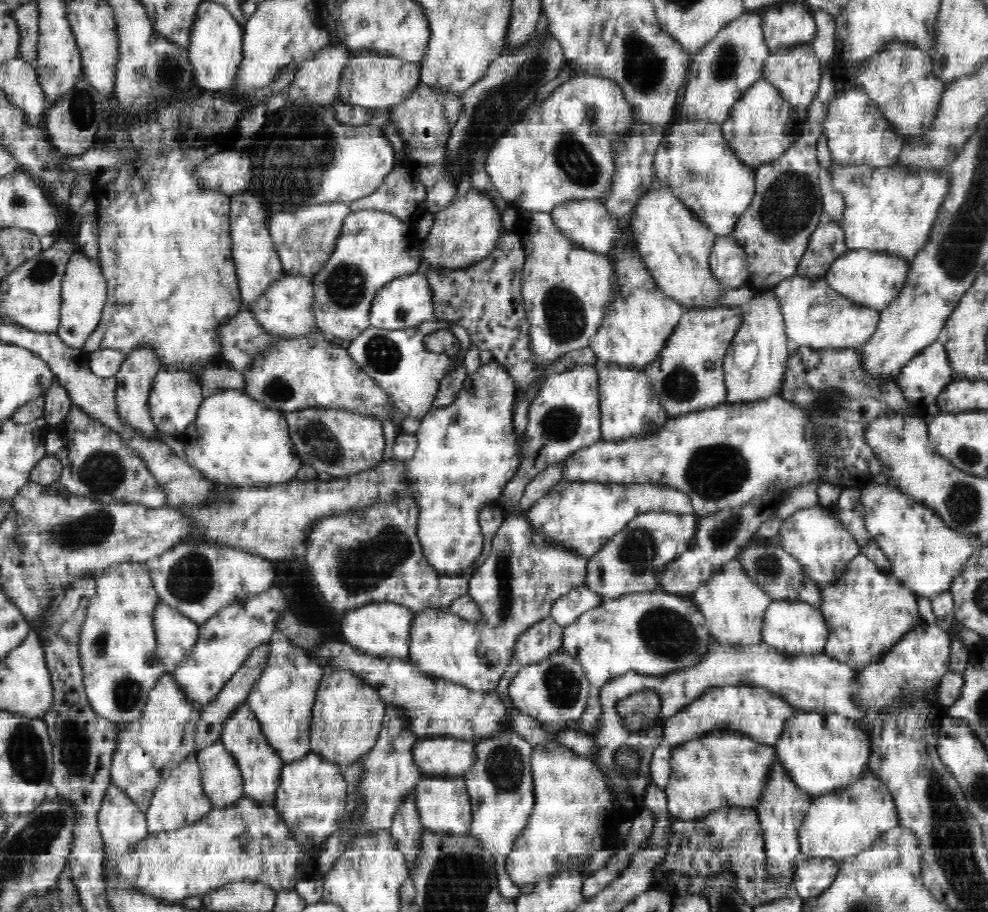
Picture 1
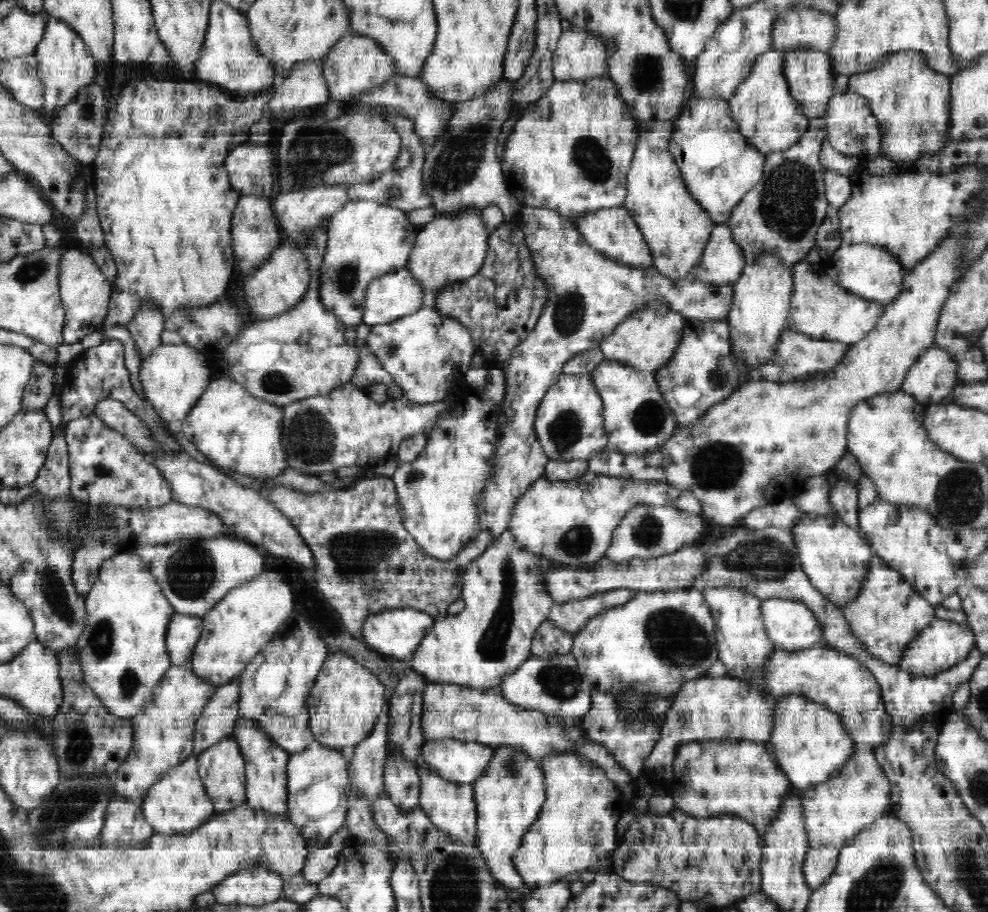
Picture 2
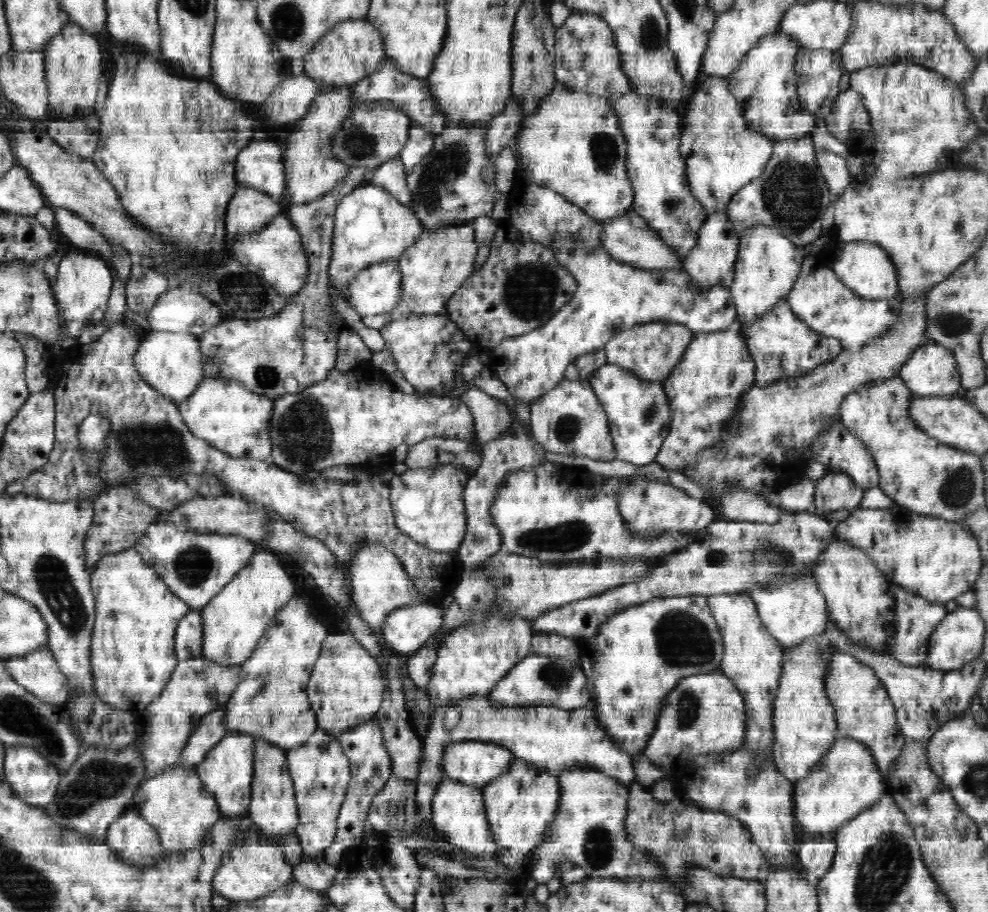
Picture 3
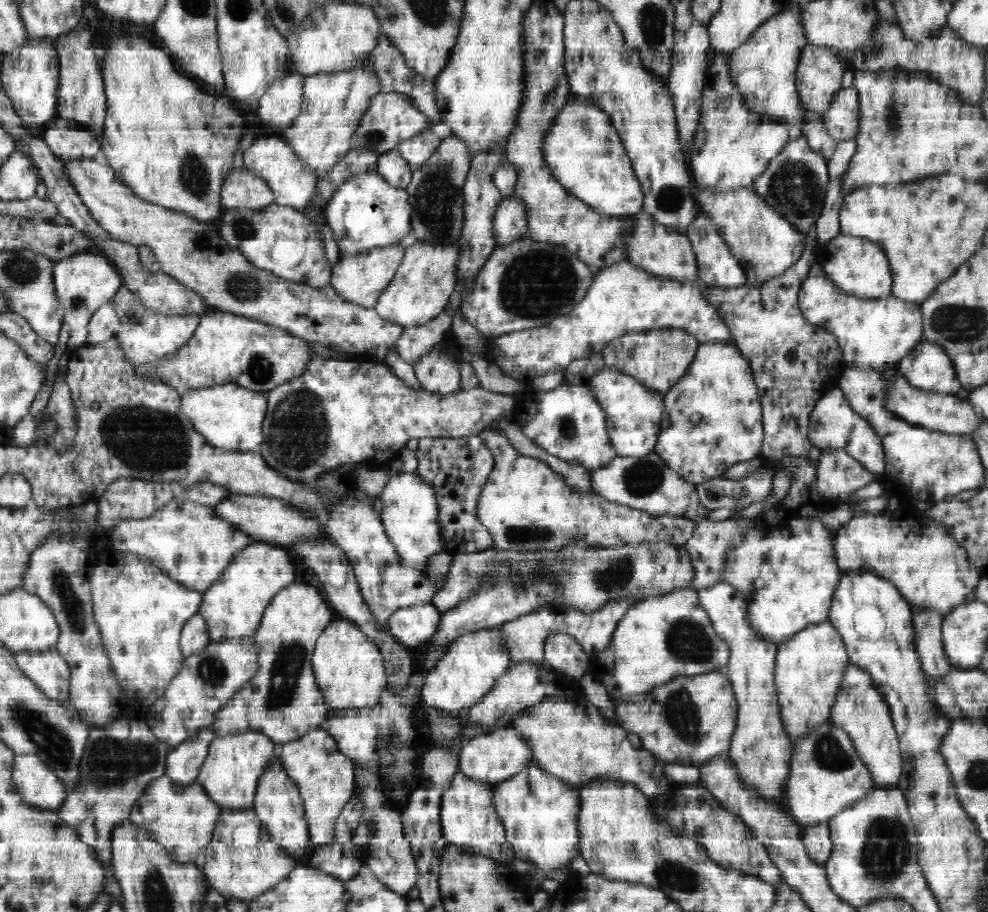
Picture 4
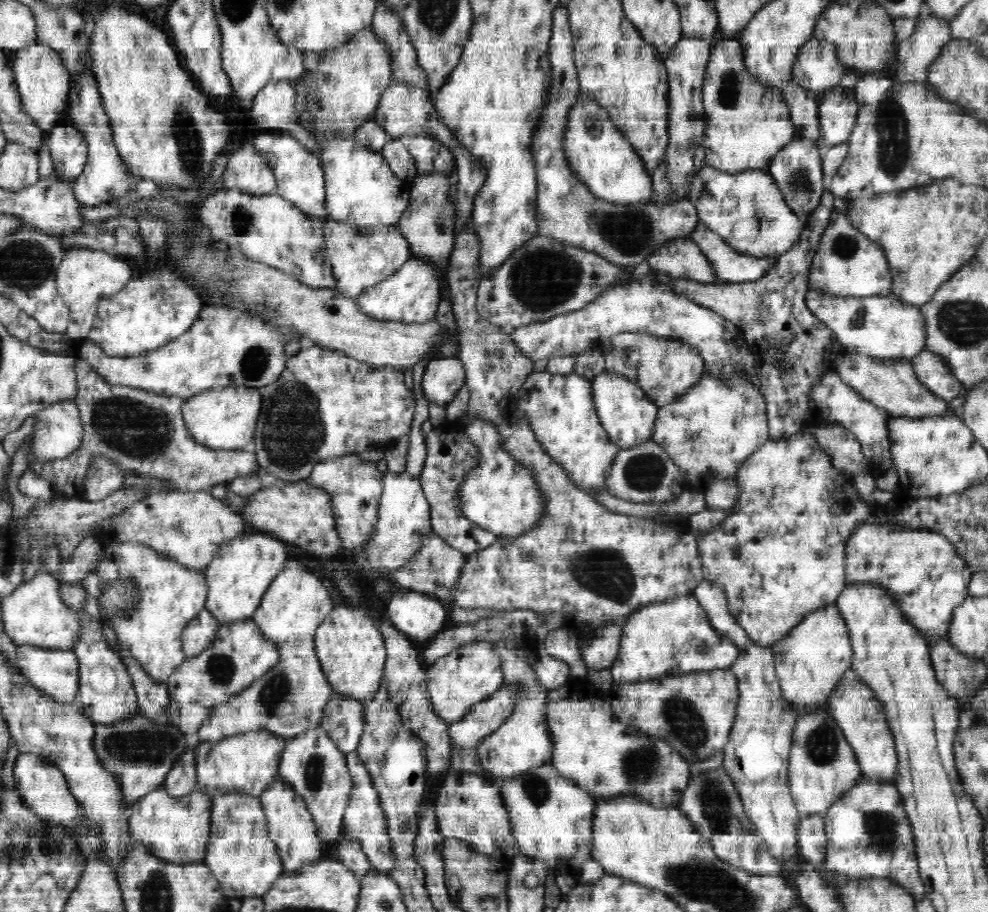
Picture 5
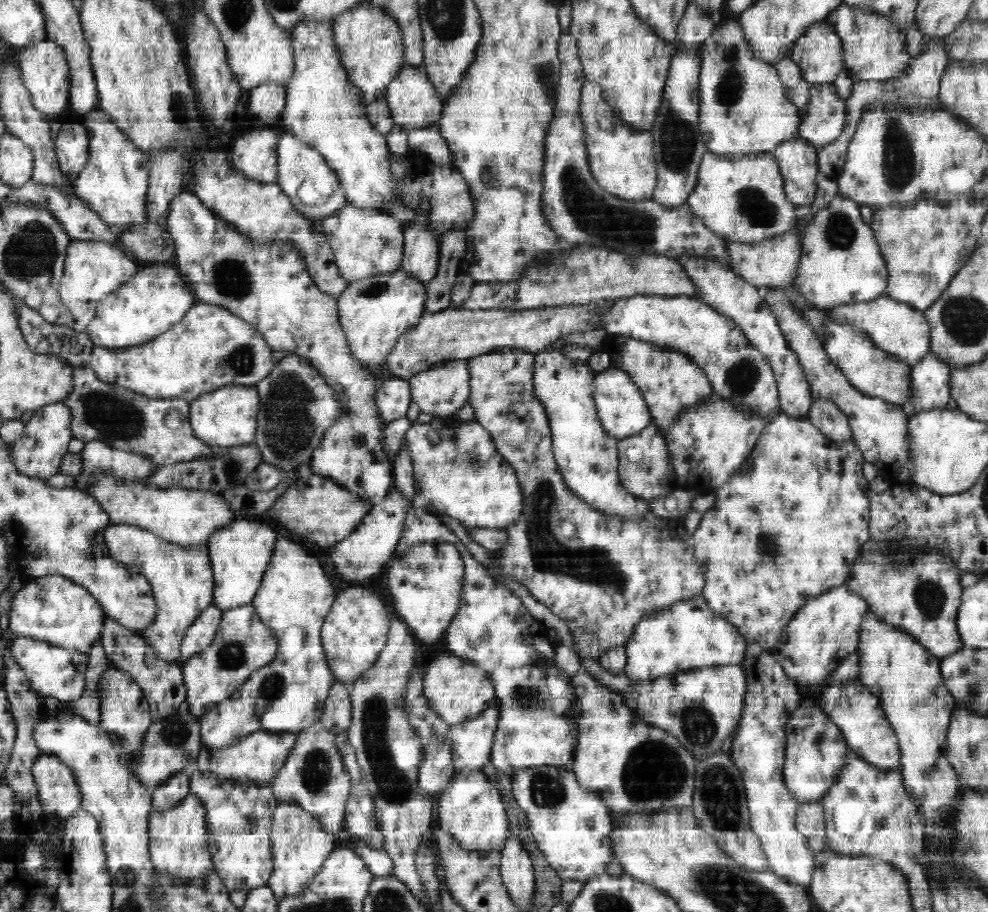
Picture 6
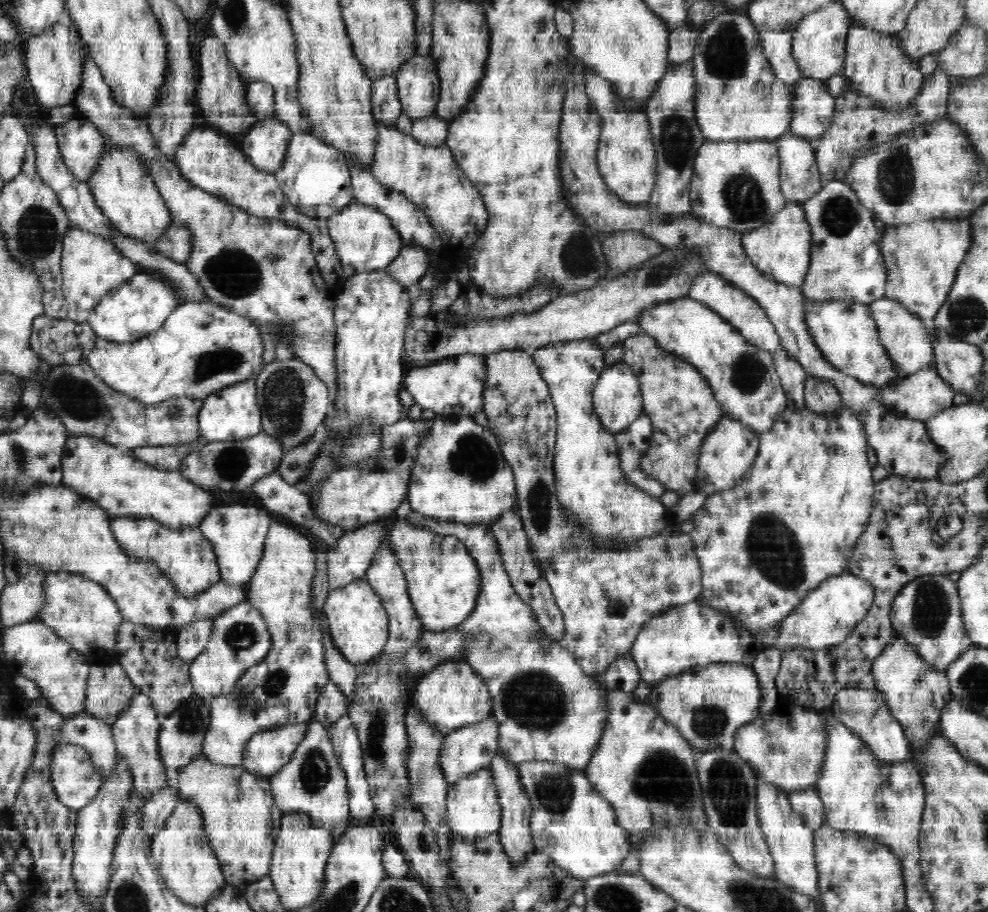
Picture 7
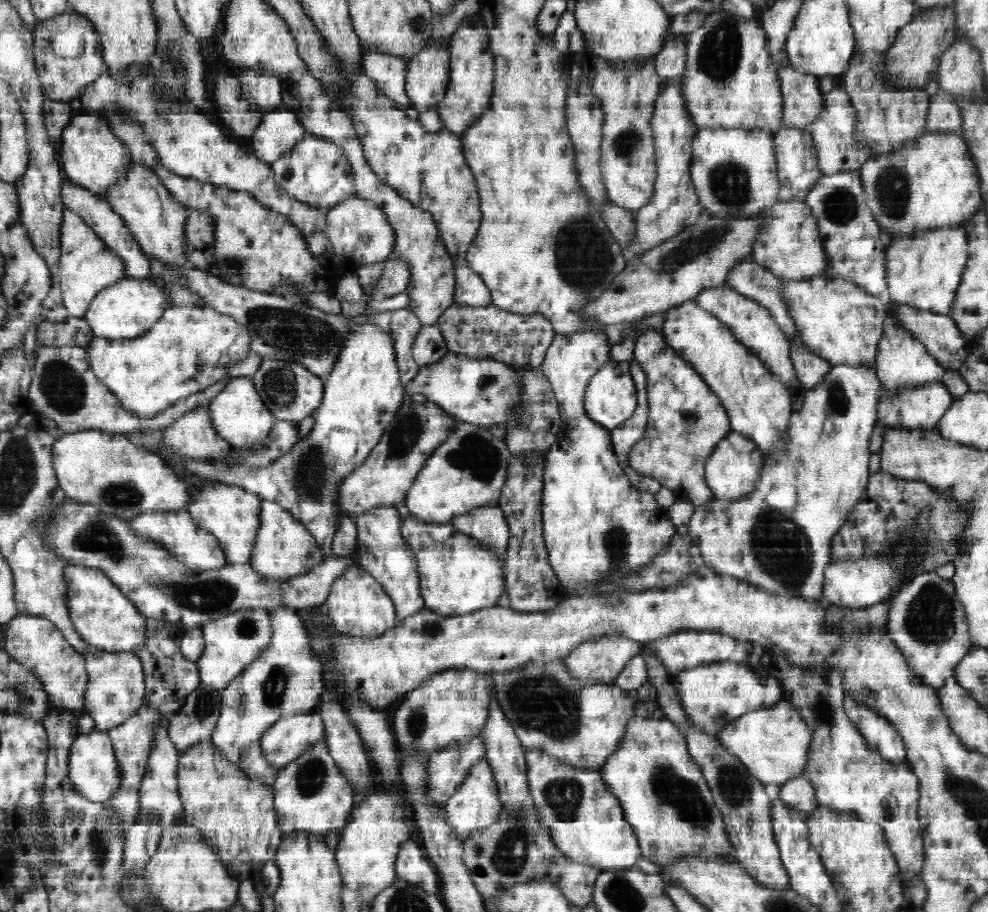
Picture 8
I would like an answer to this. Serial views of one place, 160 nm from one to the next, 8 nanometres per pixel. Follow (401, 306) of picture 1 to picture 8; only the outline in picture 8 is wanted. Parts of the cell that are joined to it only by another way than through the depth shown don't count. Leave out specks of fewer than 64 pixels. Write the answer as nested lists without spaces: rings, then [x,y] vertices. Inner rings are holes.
[[[355,193],[348,200],[341,201],[328,210],[325,231],[334,253],[345,256],[352,267],[384,263],[392,257],[395,248],[394,231],[382,209]]]

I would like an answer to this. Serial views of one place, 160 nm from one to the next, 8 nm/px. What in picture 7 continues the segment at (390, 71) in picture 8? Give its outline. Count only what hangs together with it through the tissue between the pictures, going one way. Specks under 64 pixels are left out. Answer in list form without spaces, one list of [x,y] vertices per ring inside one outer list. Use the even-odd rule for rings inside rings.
[[[390,73],[372,80],[371,103],[373,117],[384,125],[394,125],[403,107],[397,95],[395,74]]]

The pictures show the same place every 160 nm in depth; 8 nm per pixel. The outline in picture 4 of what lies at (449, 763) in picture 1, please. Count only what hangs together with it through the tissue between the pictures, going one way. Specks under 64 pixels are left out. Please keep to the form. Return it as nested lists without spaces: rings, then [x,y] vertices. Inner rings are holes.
[[[509,724],[506,728],[488,732],[468,741],[466,746],[460,750],[458,765],[459,772],[468,779],[493,785],[519,774],[524,771],[524,768],[534,764],[533,761],[534,755],[532,755],[530,745],[526,744],[522,734]]]

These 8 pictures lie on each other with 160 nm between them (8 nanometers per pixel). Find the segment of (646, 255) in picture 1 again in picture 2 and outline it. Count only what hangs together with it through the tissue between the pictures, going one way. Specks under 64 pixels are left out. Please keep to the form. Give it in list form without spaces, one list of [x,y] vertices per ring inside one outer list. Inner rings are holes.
[[[638,121],[637,130],[638,140],[627,174],[627,197],[623,206],[632,213],[633,219],[639,225],[640,232],[643,233],[643,240],[646,240],[647,246],[652,250],[652,257],[655,258],[652,267],[674,282],[685,279],[693,280],[691,273],[693,269],[697,268],[697,262],[701,260],[706,242],[715,226],[714,221],[700,206],[700,203],[692,198],[691,192],[688,192],[680,168],[676,166],[670,153],[669,144],[675,131],[674,121],[661,121],[651,126]]]

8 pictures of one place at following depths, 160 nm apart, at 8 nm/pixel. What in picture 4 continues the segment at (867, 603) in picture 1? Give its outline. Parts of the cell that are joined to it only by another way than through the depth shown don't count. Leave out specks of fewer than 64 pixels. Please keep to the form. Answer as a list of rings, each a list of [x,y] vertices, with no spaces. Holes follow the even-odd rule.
[[[912,608],[915,627],[915,647],[919,653],[923,671],[932,679],[942,679],[954,669],[944,652],[942,638],[943,616],[936,611],[916,611]]]

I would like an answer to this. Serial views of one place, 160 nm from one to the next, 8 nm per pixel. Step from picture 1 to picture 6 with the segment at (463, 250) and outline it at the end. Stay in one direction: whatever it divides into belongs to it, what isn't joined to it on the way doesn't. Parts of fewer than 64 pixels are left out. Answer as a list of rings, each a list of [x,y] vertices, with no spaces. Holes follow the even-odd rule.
[[[404,270],[354,281],[337,299],[339,324],[348,339],[352,359],[380,381],[388,378],[386,360],[400,335],[420,323],[425,314],[427,286]]]

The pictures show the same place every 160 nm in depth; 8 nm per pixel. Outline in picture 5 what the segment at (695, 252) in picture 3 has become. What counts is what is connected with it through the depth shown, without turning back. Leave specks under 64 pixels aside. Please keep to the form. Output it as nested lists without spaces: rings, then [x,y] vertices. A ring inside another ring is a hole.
[[[700,221],[690,238],[698,245],[700,251],[712,262],[716,277],[724,284],[748,283],[763,279],[776,266],[776,258],[747,257],[736,253],[721,236],[712,232]]]

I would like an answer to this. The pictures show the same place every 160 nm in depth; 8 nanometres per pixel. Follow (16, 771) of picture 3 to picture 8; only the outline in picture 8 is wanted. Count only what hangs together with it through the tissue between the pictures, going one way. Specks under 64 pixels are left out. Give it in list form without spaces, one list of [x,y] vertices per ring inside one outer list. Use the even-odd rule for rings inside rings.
[[[96,729],[85,736],[78,736],[72,744],[68,765],[68,776],[72,784],[79,790],[80,796],[88,798],[88,801],[108,802],[122,786],[124,773],[120,773],[119,758],[116,758],[115,746],[106,731]]]

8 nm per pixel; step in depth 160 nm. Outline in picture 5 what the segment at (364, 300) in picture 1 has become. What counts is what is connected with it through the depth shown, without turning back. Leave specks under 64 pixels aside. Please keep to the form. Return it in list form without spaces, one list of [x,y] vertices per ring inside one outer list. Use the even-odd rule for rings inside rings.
[[[338,133],[317,142],[326,180],[327,216],[323,220],[350,221],[359,228],[396,225],[408,208],[410,195],[407,185],[391,171],[380,151],[359,144],[351,133]]]

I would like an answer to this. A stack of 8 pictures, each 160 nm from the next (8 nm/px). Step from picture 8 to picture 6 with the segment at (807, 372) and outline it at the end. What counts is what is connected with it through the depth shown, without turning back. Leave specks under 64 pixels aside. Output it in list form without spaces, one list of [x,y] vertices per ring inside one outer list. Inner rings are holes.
[[[812,401],[807,418],[830,440],[853,440],[848,417],[832,401]]]

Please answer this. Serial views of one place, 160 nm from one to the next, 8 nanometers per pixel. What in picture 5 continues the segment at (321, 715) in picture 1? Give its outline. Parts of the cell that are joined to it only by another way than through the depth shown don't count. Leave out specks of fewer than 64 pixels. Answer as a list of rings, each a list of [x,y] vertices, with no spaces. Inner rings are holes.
[[[347,602],[332,609],[315,632],[315,651],[333,692],[354,700],[370,700],[380,687],[387,657],[386,641],[379,632],[379,616],[367,605]]]

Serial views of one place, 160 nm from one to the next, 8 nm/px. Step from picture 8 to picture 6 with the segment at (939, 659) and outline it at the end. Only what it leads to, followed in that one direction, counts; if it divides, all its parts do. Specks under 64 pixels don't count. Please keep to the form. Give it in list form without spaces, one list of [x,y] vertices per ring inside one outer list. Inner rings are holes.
[[[866,541],[844,583],[868,602],[878,619],[912,635],[935,658],[944,659],[964,647],[957,629],[962,574],[952,559],[938,554],[916,555],[896,567],[886,547]]]

